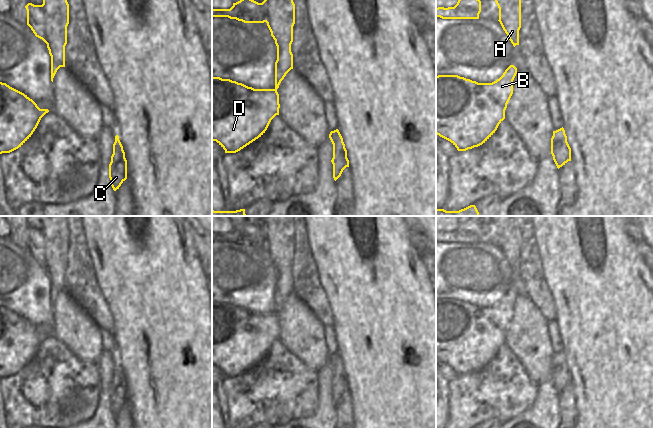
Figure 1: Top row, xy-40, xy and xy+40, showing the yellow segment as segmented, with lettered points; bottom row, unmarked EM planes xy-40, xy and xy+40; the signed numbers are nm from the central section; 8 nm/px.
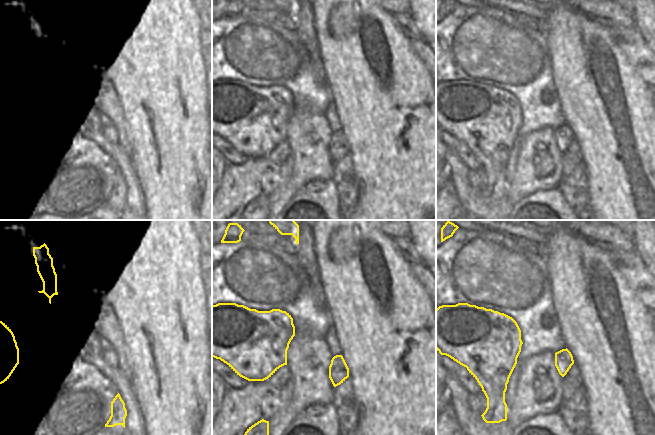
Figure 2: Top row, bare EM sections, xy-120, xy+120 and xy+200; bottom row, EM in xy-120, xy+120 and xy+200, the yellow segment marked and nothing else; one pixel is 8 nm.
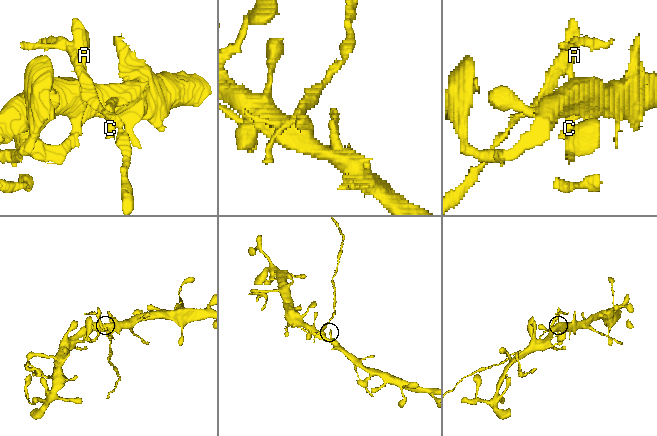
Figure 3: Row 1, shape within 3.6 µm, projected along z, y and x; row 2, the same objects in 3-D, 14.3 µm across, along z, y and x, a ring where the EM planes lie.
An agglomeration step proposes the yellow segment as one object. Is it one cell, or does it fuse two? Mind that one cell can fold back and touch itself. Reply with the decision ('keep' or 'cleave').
cleave

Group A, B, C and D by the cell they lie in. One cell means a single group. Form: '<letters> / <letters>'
A / B C D

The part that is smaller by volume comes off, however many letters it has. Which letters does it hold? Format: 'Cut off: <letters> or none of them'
Cut off: A

